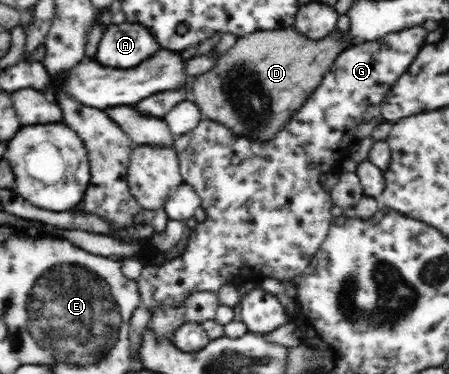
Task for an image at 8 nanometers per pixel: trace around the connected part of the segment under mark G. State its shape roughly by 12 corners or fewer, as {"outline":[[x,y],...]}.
{"outline":[[426,44],[348,47],[272,140],[176,136],[206,217],[147,264],[148,310],[232,276],[298,280],[333,222],[366,108]]}

